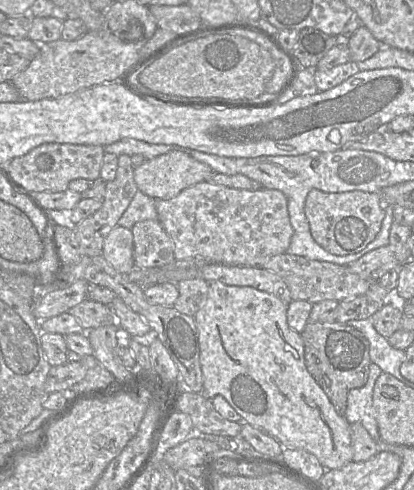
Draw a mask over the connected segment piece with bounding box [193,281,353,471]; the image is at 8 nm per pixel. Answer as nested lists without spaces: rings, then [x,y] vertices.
[[[212,281],[205,303],[193,318],[198,331],[203,374],[201,396],[211,400],[216,395],[223,396],[244,422],[272,436],[284,448],[313,454],[325,471],[339,469],[353,461],[350,424],[337,414],[326,393],[308,372],[301,335],[287,323],[287,304],[250,286],[229,286]]]

